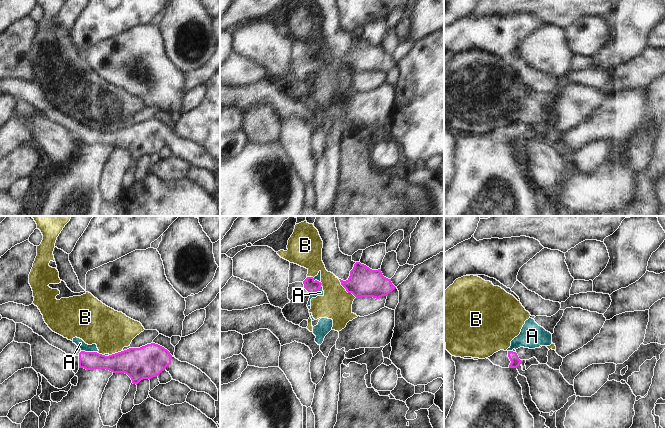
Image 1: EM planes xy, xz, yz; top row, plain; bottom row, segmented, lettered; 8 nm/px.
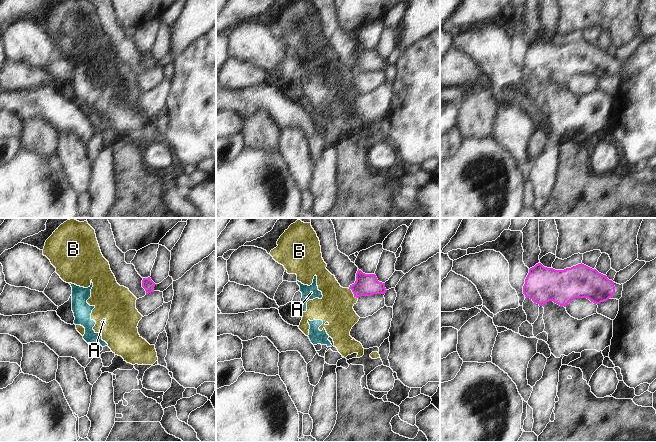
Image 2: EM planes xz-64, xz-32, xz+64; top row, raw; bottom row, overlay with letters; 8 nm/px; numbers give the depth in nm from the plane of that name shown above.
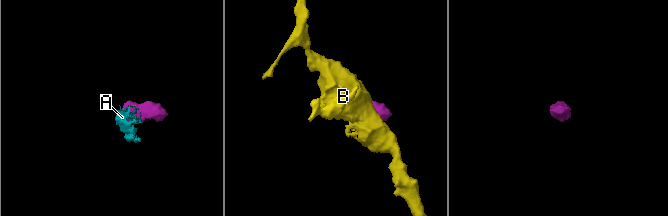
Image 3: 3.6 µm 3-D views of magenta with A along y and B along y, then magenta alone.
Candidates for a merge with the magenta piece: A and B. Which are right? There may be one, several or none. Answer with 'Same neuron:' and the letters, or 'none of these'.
Same neuron: none of these

